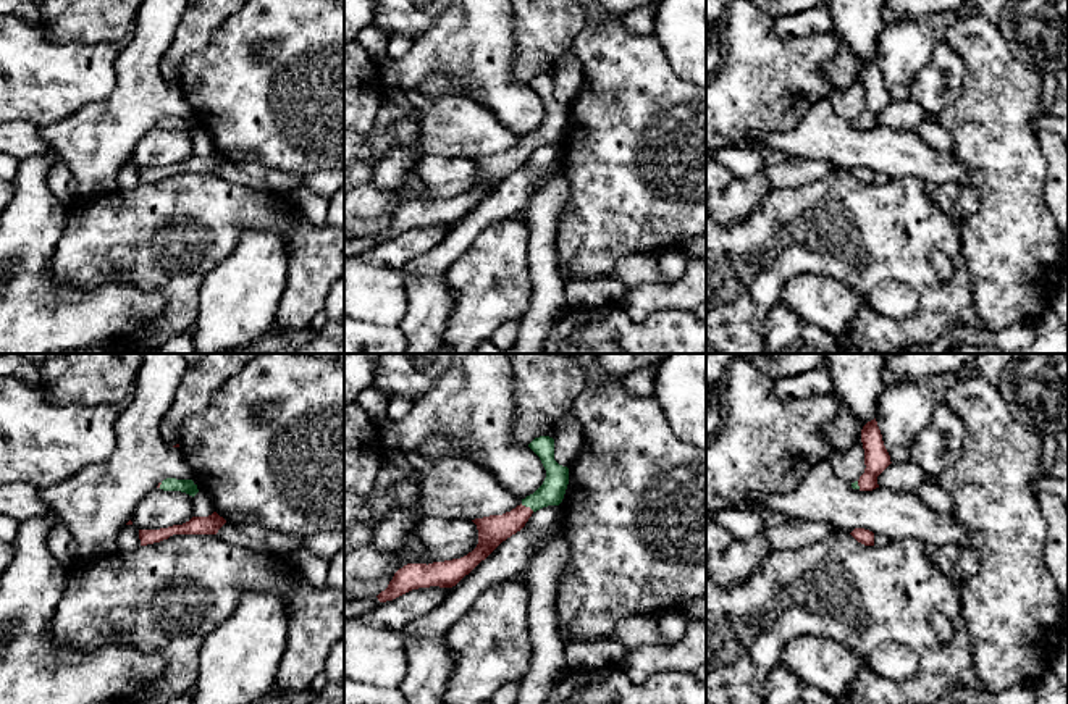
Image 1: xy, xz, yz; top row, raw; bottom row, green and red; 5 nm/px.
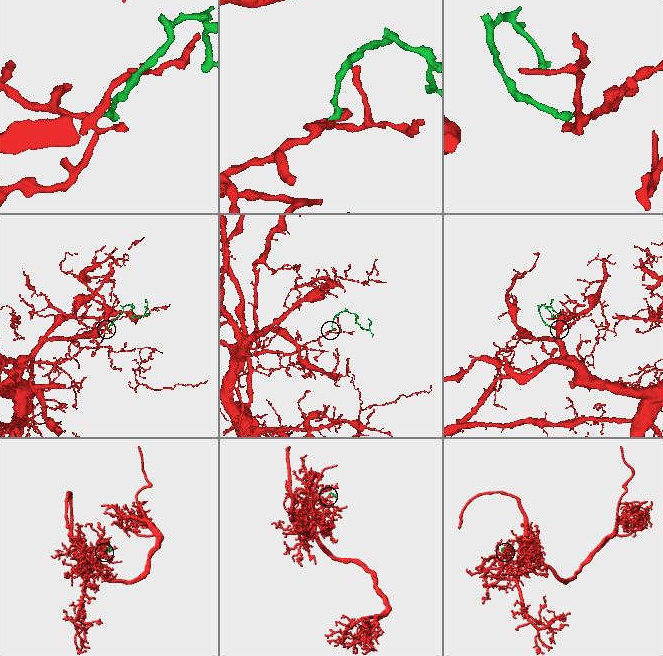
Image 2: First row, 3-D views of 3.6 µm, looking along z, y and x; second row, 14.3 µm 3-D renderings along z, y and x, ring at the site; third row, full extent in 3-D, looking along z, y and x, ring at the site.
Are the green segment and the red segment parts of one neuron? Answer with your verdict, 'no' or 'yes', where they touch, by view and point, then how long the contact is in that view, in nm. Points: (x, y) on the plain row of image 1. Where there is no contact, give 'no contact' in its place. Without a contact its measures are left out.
yes | xz (527, 144) | 80 nm

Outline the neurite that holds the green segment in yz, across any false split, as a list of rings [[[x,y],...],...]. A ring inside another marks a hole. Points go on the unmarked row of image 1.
[[[876,57],[863,65],[861,81],[864,87],[866,107],[860,118],[851,121],[851,126],[860,129],[872,129],[879,126],[877,115],[892,102]]]

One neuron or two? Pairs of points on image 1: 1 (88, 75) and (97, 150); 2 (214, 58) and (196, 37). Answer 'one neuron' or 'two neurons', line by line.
1: two neurons
2: two neurons

